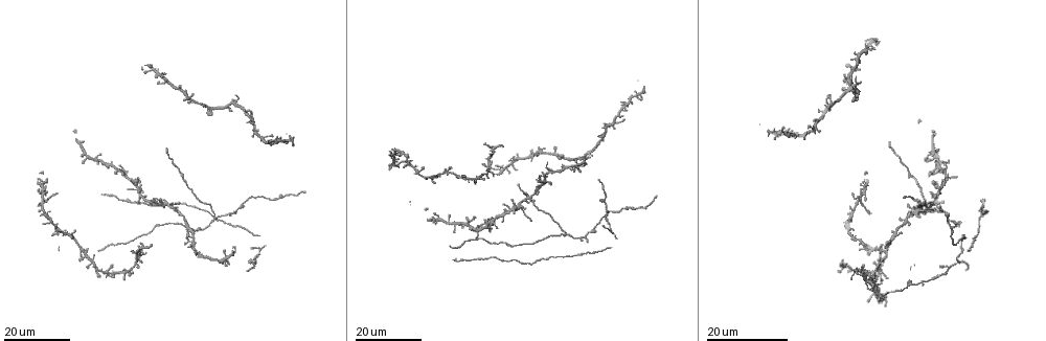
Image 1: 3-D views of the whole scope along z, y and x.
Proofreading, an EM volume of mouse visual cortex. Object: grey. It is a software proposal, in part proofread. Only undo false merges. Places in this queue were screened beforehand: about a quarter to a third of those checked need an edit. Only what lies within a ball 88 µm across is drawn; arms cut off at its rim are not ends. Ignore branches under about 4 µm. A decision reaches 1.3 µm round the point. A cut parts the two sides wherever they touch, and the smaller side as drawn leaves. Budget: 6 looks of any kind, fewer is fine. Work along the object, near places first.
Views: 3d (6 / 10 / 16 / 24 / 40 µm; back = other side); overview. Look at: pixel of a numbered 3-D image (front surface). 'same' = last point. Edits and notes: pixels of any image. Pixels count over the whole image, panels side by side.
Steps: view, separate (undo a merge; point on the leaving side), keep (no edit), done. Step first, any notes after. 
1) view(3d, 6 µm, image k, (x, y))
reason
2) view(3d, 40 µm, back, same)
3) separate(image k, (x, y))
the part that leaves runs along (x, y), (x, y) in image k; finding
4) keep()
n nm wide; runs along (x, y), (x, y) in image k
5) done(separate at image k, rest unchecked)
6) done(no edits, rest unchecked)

view(3d, 24 µm, image 1, (566, 235))
arms part here

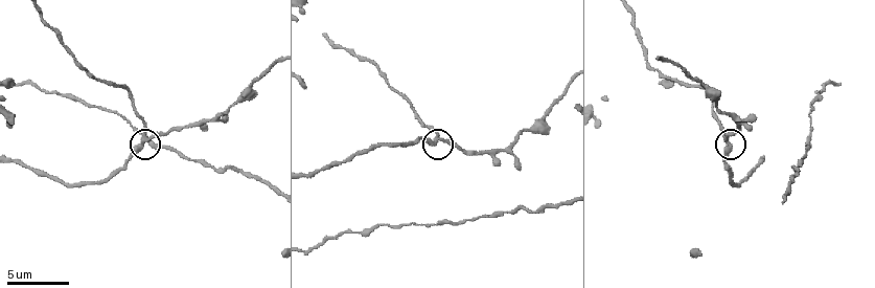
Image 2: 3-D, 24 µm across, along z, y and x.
view(3d, 10 µm, image 2, (442, 140))
closer look

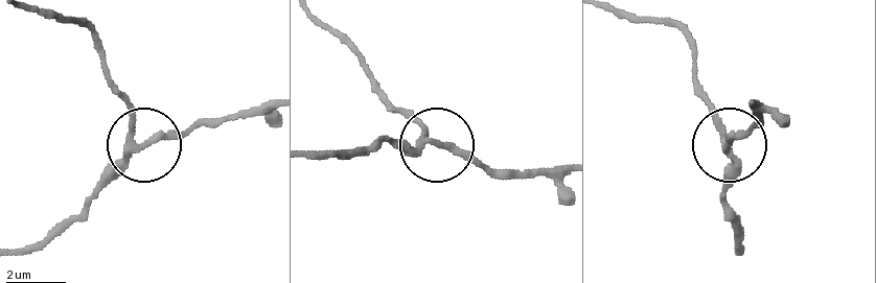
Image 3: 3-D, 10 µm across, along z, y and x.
keep()
all the same neuron

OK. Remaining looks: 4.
view(3d, 24 µm, image 1, (866, 279))
looks like a crossing

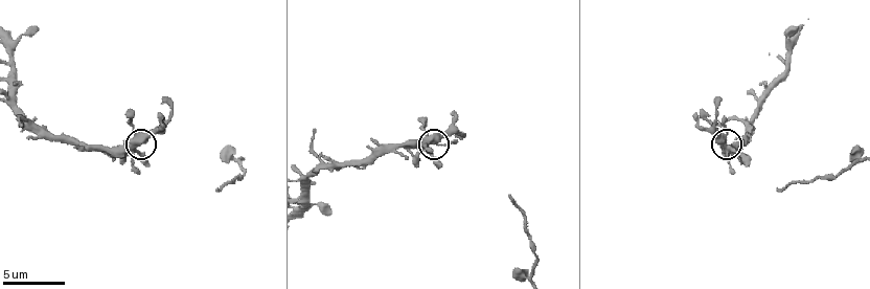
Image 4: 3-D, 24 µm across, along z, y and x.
view(3d, 6 µm, image 4, (134, 149))
zoom in

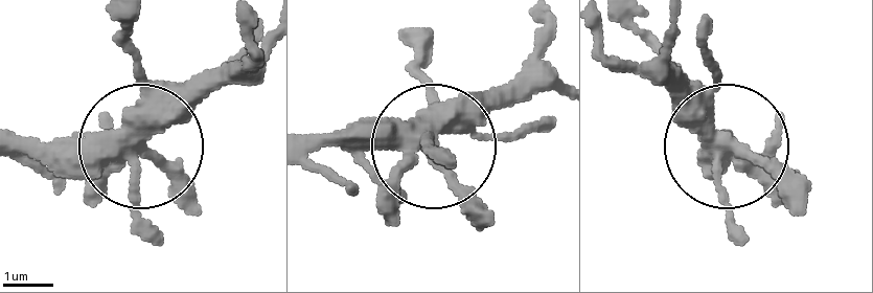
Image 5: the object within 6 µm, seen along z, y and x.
keep()
360 nm wide; runs along (15, 141), (140, 137), (210, 71) in image 5; one neuron here

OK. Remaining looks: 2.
view(3d, 24 µm, image 1, (848, 78))
four or more arms meet

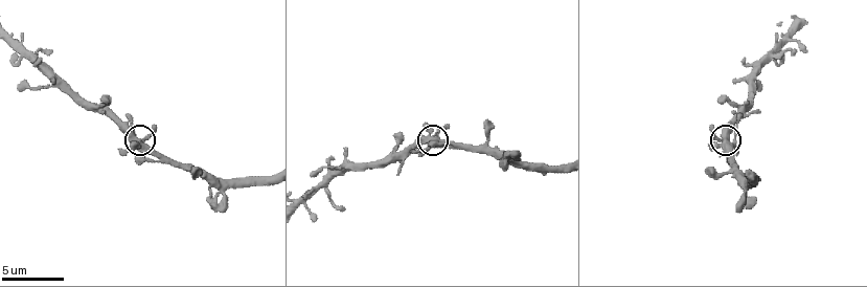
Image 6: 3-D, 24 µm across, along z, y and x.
view(3d, 6 µm, image 6, (724, 142))
zoom in

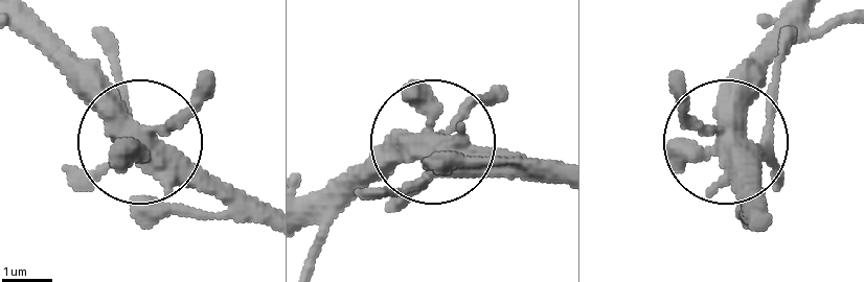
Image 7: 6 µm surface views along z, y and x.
keep()
continuous, no second neuron

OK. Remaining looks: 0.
done(no edits, rest unchecked)

